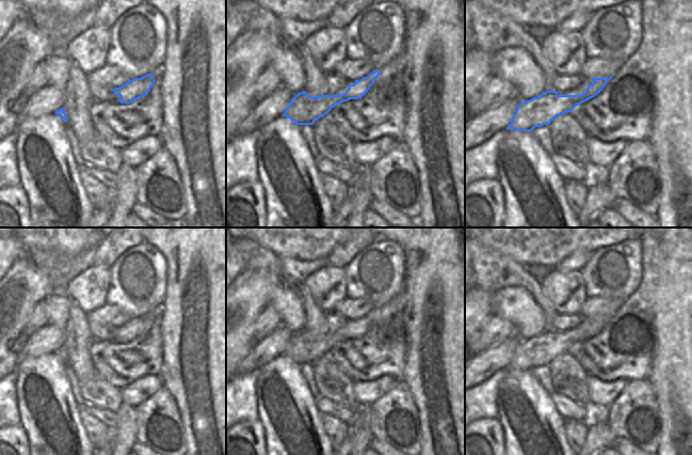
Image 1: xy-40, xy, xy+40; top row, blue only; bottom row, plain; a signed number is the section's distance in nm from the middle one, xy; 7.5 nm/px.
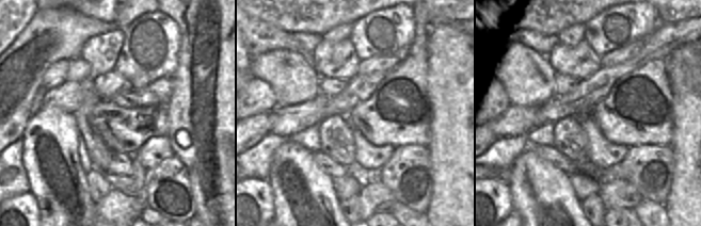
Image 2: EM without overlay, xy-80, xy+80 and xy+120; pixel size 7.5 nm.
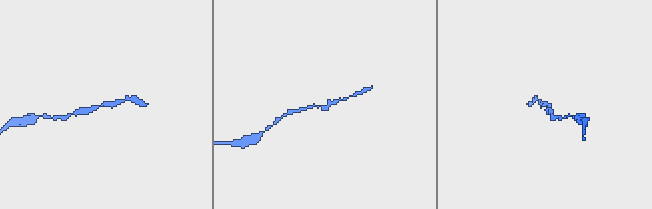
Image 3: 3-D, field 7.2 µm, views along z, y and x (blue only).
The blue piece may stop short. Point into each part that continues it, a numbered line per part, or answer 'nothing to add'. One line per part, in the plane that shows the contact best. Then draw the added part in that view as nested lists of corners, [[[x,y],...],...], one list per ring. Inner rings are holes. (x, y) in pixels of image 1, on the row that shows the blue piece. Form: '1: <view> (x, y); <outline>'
nothing to add

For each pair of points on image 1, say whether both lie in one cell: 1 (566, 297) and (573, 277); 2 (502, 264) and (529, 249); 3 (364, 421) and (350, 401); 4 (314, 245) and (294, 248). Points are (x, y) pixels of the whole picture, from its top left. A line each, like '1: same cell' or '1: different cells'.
1: same cell
2: different cells
3: different cells
4: same cell

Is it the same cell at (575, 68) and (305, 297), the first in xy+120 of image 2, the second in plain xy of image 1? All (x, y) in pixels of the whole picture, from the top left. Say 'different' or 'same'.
different

